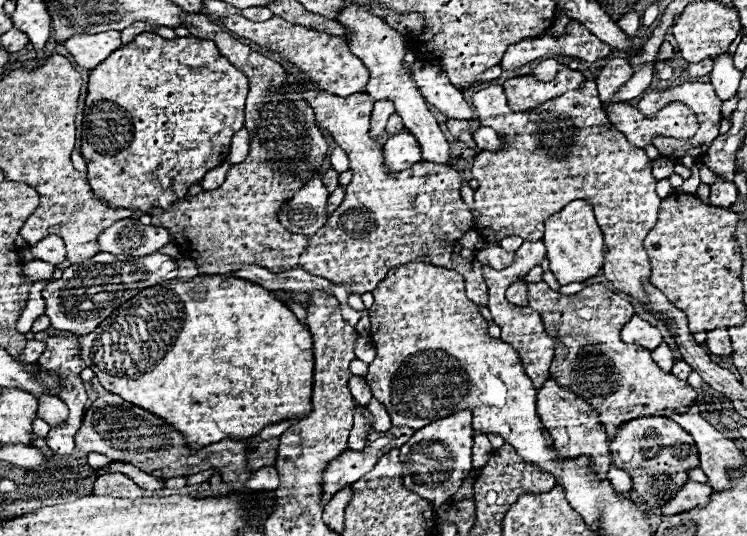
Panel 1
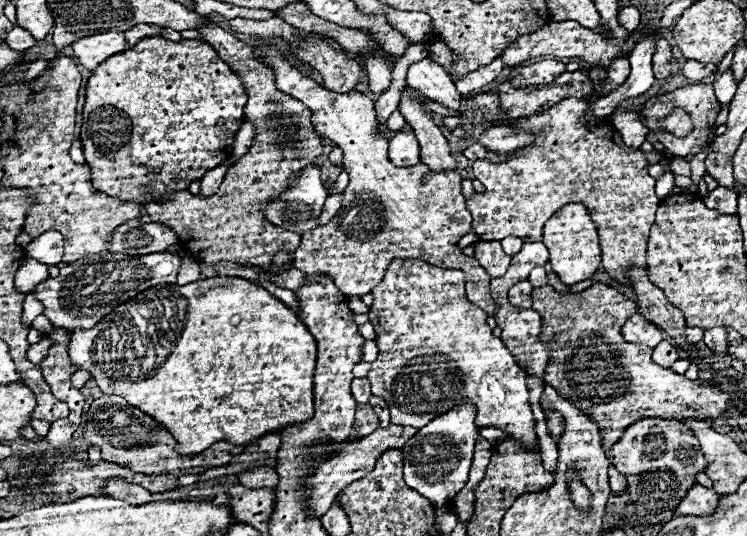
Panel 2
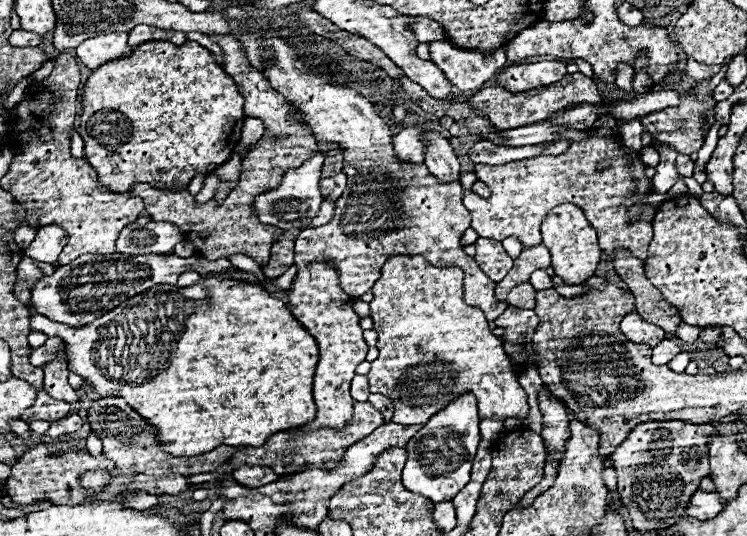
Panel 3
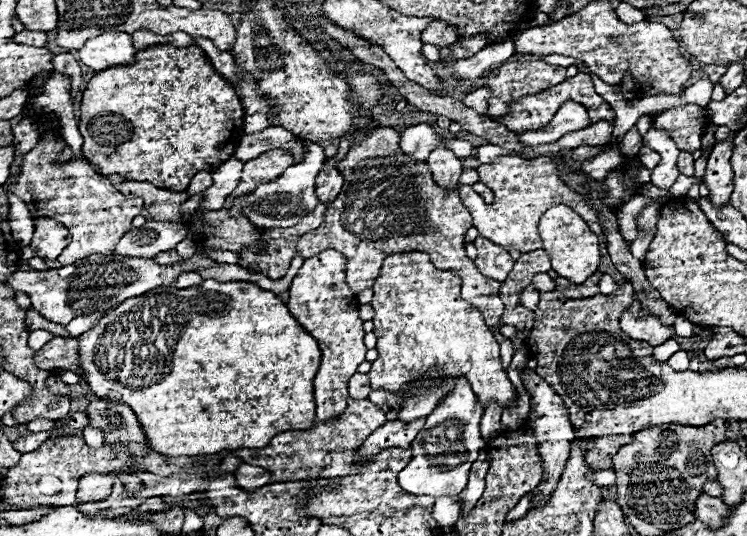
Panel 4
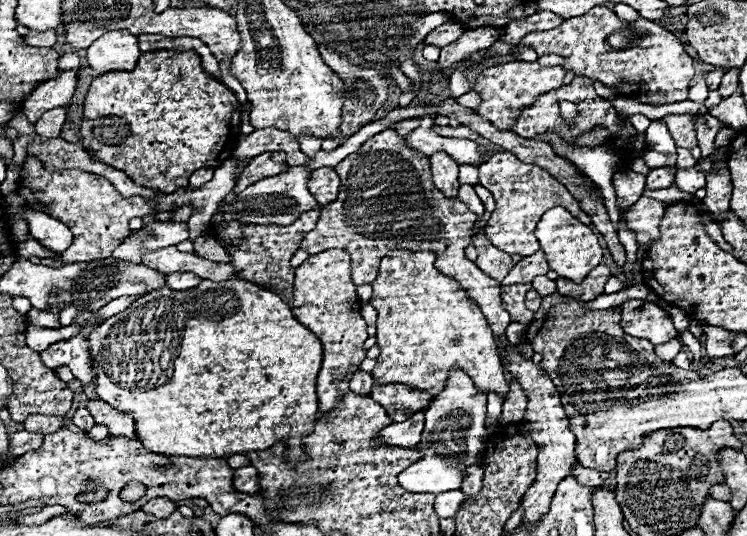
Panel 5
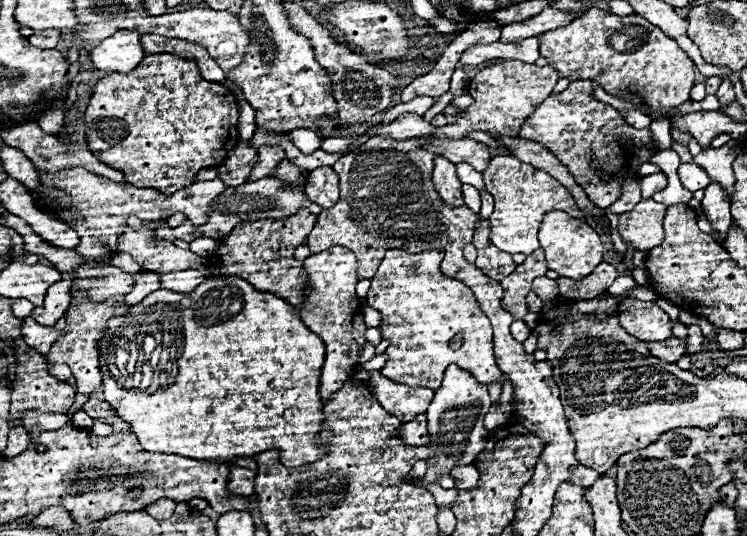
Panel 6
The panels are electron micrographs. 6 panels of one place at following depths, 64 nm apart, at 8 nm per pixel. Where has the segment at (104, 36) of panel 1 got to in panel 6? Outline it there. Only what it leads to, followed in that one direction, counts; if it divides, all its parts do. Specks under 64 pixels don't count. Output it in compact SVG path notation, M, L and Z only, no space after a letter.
M120 30L102 40L92 50L90 58L98 70L126 74L134 70L144 58L140 34L136 30Z

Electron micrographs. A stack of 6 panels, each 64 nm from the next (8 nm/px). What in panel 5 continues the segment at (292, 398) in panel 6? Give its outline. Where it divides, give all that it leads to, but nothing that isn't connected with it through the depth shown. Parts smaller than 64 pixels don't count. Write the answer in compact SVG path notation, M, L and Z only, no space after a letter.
M232 278L232 280L224 280L224 282L212 282L212 280L202 280L196 288L192 290L184 290L184 292L178 292L178 290L170 290L170 288L160 288L158 292L148 292L144 294L140 300L136 300L130 308L126 308L124 312L116 314L116 316L110 316L106 318L94 332L88 335L88 343L90 346L90 352L92 352L92 358L94 358L94 372L96 372L96 392L100 396L100 400L112 404L118 412L124 412L124 414L130 414L134 418L134 424L136 424L136 434L138 434L138 440L144 444L144 448L148 452L156 452L156 454L166 454L166 456L190 456L190 458L230 458L234 454L248 454L248 452L258 452L258 450L268 450L272 448L274 444L278 442L284 442L286 448L292 450L292 464L298 464L298 462L304 462L308 460L308 452L304 450L304 444L302 440L306 436L310 436L314 432L314 424L318 420L318 398L316 398L316 378L318 378L318 372L320 372L320 364L322 364L322 342L306 328L302 326L296 316L292 314L290 306L272 290L264 290L252 282L246 282L246 280L240 280L240 278Z

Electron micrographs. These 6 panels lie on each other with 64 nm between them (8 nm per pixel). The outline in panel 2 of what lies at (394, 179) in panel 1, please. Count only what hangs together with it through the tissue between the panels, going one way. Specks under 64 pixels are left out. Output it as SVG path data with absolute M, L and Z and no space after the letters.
M260 42L254 46L256 60L266 64L274 72L276 88L280 92L290 94L292 98L300 100L310 112L312 112L312 124L318 136L332 140L338 148L344 150L344 170L350 174L350 182L344 190L342 208L338 214L326 224L316 226L314 230L304 232L300 238L300 246L294 252L294 268L302 272L324 272L334 278L334 284L340 288L346 296L364 296L372 292L372 288L382 280L386 266L394 258L424 258L426 262L438 268L458 268L466 274L466 298L480 306L490 316L496 314L496 304L490 296L490 276L486 270L476 262L472 256L464 256L462 248L458 248L458 240L472 228L472 216L466 210L464 196L462 196L462 176L458 172L432 172L426 166L414 166L414 168L396 168L388 158L388 138L384 136L382 128L378 126L378 118L374 112L374 102L356 90L350 90L346 94L338 94L332 90L326 90L314 81L310 76L303 76L300 70L296 70L296 64L274 44Z

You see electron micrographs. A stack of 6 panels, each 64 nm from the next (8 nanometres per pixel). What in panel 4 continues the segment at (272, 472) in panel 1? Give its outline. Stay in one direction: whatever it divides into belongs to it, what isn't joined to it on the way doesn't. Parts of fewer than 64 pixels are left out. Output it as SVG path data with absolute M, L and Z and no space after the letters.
M242 464L236 472L236 484L246 490L246 492L252 492L252 490L258 490L262 488L264 484L268 484L268 472L264 472L262 468L252 468L250 464Z

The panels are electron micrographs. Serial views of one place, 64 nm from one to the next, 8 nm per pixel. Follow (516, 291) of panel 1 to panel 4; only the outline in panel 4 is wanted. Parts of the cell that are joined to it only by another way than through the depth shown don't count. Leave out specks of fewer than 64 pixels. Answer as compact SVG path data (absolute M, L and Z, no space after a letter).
M530 286L528 290L522 290L520 300L522 300L522 304L524 304L524 306L528 306L530 310L536 310L536 308L538 308L538 300L540 300L540 292L538 292L538 290L534 290L534 288Z

